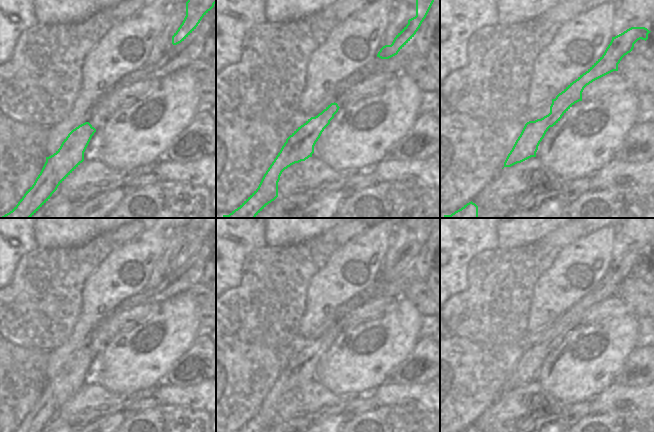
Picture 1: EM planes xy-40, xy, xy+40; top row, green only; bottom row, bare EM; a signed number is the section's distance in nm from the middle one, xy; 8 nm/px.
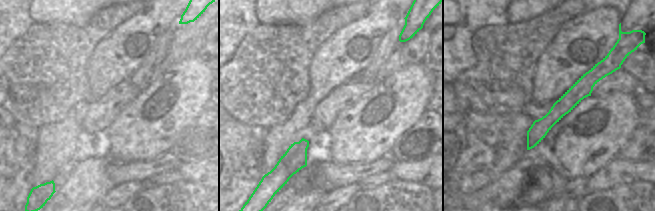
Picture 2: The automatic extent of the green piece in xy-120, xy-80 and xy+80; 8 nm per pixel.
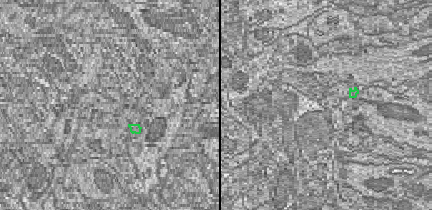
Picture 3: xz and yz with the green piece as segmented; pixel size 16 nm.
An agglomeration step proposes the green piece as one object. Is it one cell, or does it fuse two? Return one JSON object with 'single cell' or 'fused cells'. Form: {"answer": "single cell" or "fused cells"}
{"answer": "single cell"}

